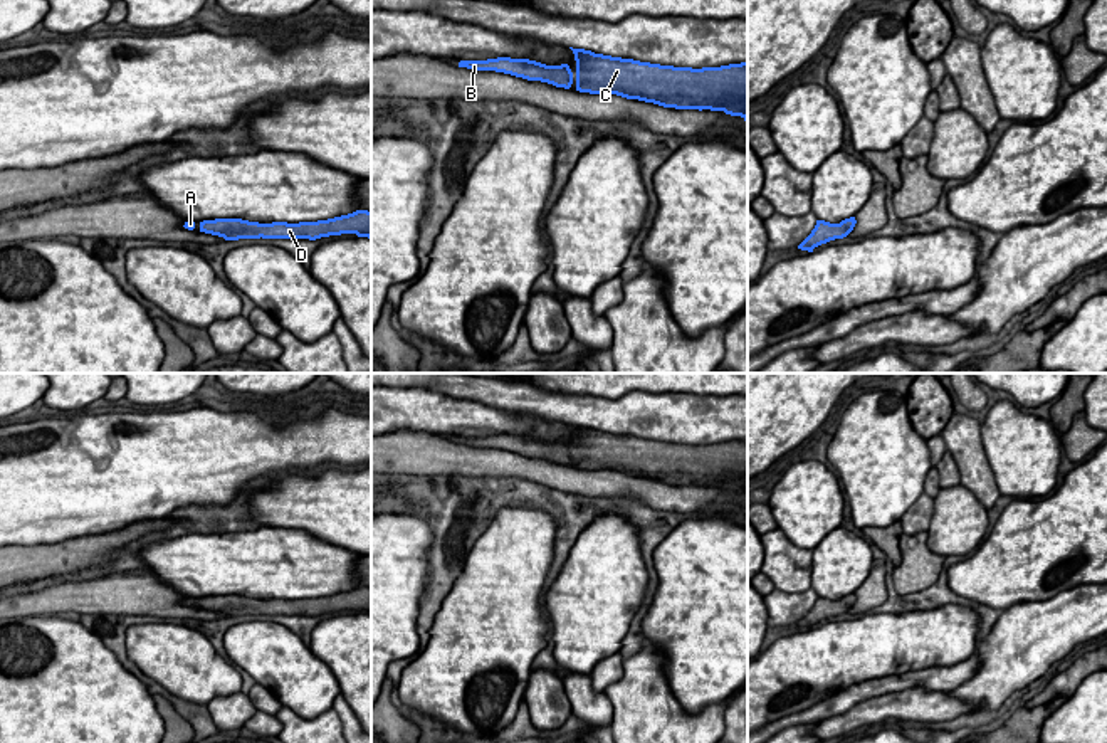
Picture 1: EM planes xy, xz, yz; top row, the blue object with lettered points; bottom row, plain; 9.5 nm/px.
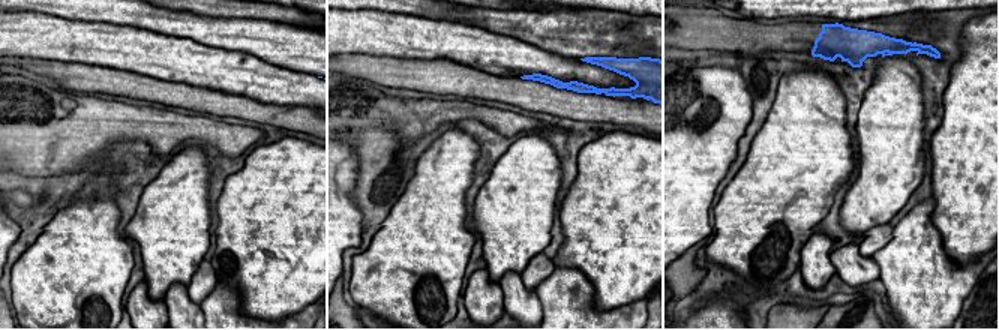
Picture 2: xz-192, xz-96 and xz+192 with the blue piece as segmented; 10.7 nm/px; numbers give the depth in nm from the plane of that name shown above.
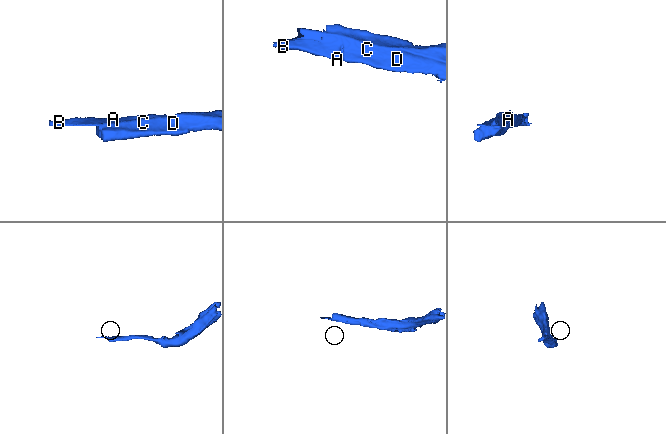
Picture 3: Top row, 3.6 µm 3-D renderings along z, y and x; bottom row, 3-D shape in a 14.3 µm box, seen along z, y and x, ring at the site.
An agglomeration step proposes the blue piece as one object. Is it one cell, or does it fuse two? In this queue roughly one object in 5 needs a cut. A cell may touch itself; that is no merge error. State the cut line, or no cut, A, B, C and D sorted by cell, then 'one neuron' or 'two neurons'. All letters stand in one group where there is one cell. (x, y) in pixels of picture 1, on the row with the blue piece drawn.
cut none; groups A B C D; one neuron

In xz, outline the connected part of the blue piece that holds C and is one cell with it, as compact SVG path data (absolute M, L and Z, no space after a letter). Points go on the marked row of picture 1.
M573 49L576 72L568 64L546 66L529 59L497 57L460 61L459 67L496 71L590 94L616 94L675 109L711 109L748 123L748 62L721 67L674 67Z

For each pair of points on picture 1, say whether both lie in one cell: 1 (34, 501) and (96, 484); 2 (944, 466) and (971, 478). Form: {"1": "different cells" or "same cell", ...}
{"1": "same cell", "2": "different cells"}

